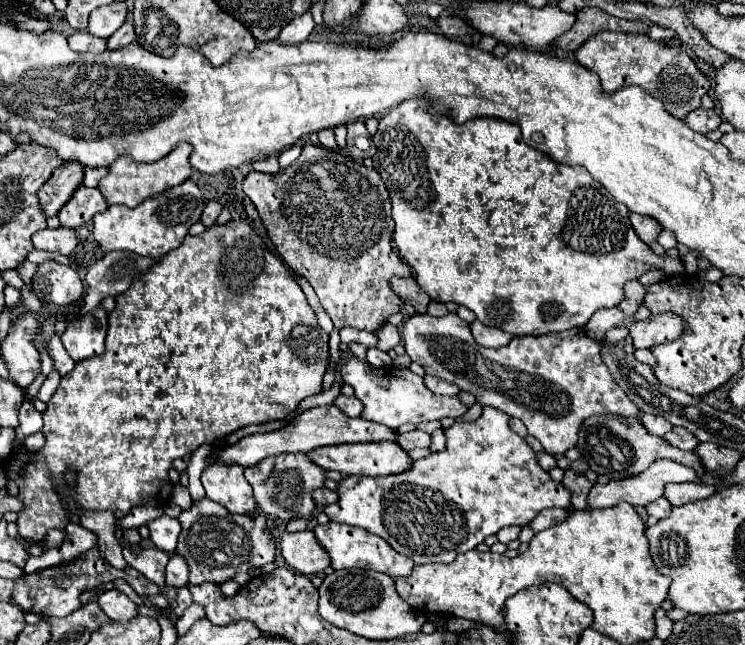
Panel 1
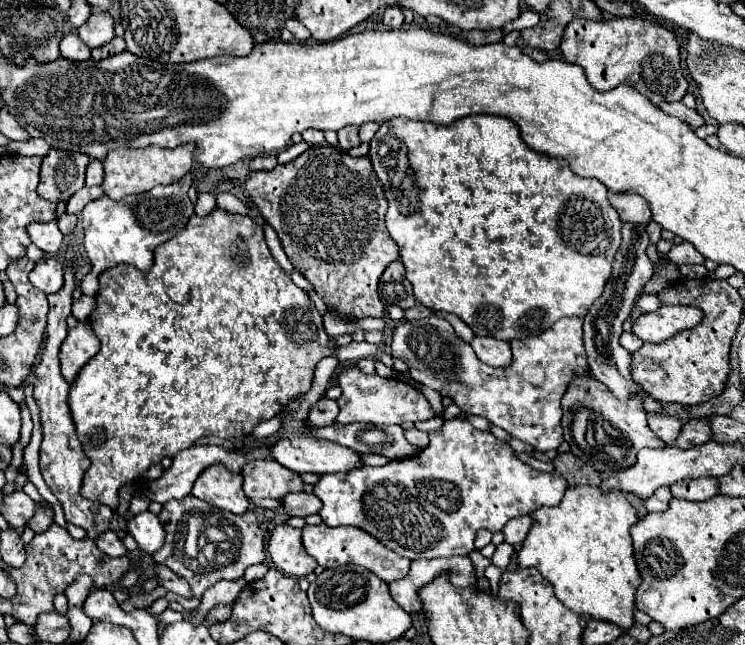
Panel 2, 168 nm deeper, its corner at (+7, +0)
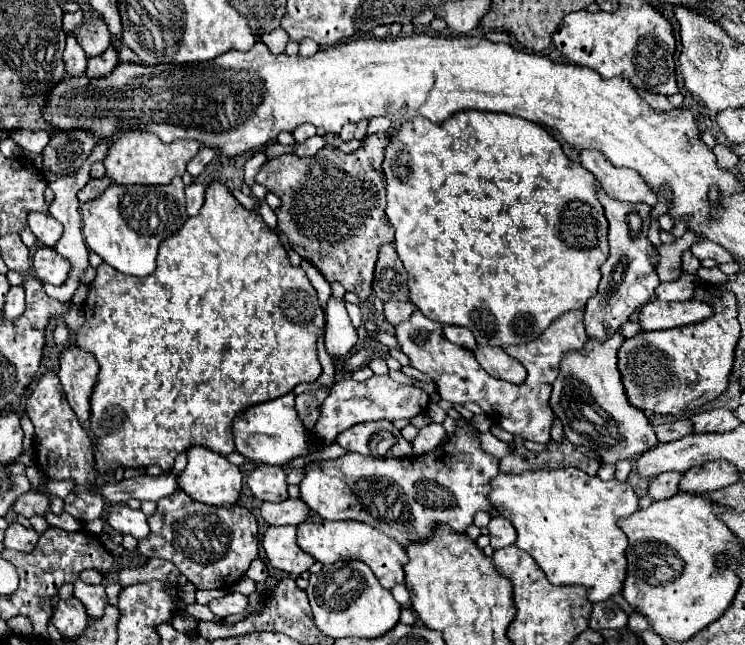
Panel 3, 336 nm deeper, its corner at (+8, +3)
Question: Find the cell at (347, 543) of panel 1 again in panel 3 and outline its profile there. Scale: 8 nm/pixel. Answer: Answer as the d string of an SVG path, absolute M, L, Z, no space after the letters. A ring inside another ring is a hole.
M302 522L298 526L298 546L314 556L322 564L334 564L338 560L356 558L366 562L374 576L380 580L384 588L392 588L404 582L404 564L406 564L406 550L400 544L394 544L388 536L382 536L376 528L360 522Z

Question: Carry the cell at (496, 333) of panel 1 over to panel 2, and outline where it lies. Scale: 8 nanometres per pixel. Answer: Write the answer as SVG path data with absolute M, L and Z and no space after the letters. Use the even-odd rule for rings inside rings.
M475 337L471 347L479 361L487 363L489 367L509 367L511 365L511 349L509 343L493 337Z

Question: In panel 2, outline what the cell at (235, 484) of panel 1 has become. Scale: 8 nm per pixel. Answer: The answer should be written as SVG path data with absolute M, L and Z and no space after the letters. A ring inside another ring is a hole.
M215 463L215 467L207 467L207 471L199 475L191 495L211 503L213 507L231 513L243 513L249 507L249 499L245 497L241 485L243 485L241 473L227 471L227 467Z

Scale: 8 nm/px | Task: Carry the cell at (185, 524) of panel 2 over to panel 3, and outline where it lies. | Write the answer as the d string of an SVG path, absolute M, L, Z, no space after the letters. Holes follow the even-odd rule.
M178 490L174 496L166 496L158 500L158 508L152 516L148 516L150 536L140 540L138 550L146 558L162 558L170 560L198 590L220 588L230 590L248 570L250 562L258 558L258 524L252 512L240 504L234 506L206 506L202 502L192 500L186 492Z

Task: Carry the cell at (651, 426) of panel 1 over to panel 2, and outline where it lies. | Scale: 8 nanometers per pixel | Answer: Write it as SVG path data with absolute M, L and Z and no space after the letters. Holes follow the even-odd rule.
M651 415L651 417L649 417L649 427L651 427L651 431L653 431L661 441L665 441L667 445L675 445L675 439L679 437L683 423L681 423L677 417Z

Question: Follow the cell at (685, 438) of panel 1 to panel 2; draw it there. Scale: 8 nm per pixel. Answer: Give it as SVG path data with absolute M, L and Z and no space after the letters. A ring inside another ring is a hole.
M691 419L683 425L681 435L677 437L677 447L681 449L689 449L693 445L701 445L707 443L711 439L711 427L707 427L707 419Z

